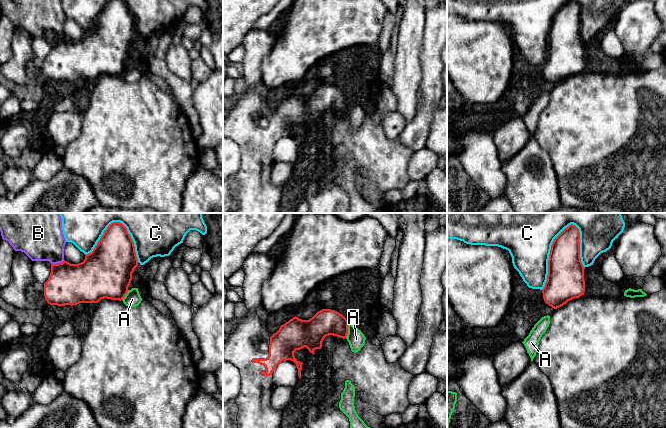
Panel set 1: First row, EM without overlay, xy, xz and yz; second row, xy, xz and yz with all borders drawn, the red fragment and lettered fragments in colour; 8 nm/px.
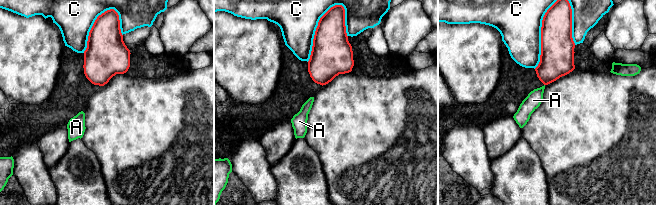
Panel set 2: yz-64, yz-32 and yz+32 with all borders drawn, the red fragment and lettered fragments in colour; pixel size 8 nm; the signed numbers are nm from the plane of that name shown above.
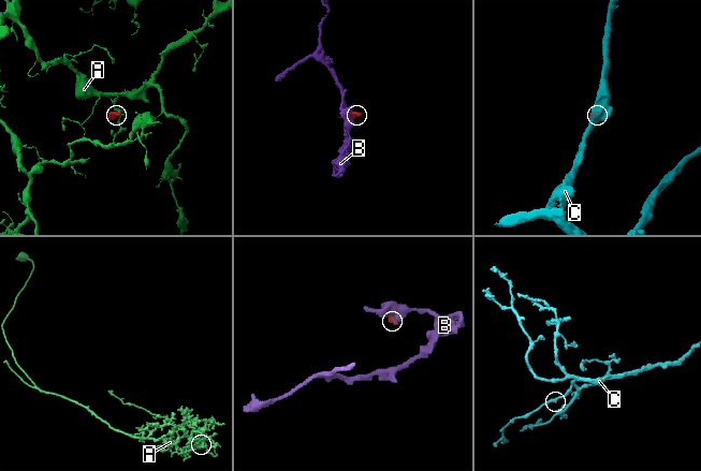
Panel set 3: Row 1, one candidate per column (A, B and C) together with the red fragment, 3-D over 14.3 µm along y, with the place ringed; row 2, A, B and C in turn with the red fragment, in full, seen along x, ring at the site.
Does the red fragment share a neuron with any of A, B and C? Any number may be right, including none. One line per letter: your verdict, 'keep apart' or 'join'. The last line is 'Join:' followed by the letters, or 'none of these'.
A: keep apart
B: keep apart
C: keep apart
Join: none of these

